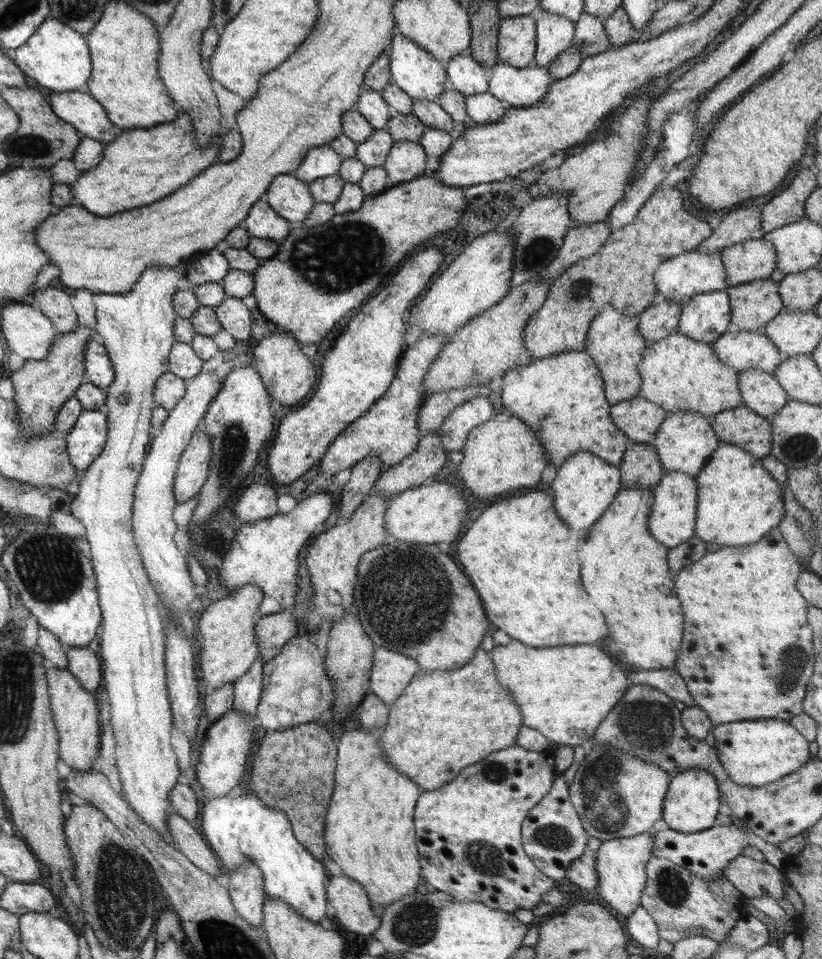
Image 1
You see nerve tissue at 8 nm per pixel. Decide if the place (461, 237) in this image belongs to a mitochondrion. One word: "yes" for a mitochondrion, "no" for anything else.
no

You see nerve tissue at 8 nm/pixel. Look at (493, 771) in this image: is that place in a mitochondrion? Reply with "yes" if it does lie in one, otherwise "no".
yes

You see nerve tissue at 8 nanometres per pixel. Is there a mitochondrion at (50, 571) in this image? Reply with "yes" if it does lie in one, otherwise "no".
yes

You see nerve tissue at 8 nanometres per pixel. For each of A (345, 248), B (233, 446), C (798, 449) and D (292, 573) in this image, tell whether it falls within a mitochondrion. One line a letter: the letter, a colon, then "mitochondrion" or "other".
A: mitochondrion
B: mitochondrion
C: mitochondrion
D: other

